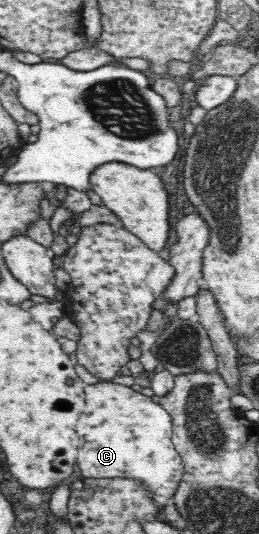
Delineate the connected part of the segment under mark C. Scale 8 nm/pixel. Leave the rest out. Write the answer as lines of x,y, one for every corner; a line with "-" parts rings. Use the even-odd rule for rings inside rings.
99,381
87,384
85,408
77,418
77,467
82,477
131,479
151,495
159,507
174,498
182,482
184,464
172,441
173,423
169,413
151,397
130,386

